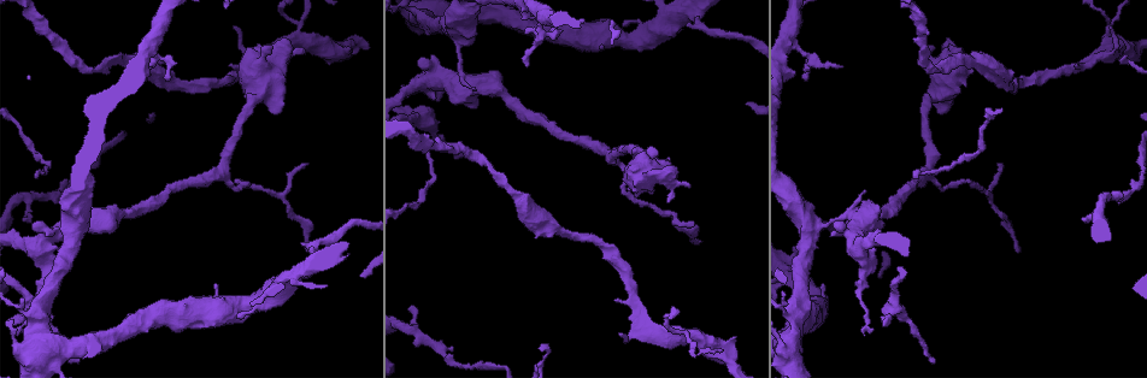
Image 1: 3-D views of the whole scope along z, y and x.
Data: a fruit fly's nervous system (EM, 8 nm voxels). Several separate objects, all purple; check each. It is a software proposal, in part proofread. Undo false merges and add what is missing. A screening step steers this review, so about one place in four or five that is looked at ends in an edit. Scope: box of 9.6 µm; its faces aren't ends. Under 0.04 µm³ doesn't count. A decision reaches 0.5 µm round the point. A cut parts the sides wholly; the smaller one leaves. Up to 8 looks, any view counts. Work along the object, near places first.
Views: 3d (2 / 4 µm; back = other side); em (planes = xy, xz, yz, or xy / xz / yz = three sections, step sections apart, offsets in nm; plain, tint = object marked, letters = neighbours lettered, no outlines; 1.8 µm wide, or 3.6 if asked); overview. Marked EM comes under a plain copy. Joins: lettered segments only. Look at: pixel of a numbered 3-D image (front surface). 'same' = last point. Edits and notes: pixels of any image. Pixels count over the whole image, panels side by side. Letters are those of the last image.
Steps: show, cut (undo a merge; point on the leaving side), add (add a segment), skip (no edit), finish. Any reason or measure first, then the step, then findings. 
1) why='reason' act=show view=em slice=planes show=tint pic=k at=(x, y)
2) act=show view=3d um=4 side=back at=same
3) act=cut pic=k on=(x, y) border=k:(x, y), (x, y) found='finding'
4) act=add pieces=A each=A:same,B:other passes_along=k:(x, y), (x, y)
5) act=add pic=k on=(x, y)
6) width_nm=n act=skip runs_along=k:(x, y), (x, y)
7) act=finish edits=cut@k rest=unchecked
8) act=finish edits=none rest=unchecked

why='stops while still wide' act=show view=em slice=planes show=letters pic=1 at=(668, 200)

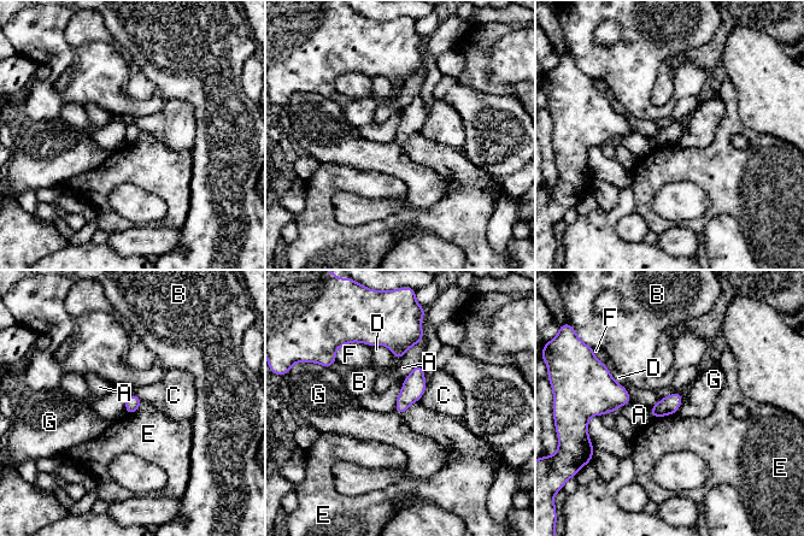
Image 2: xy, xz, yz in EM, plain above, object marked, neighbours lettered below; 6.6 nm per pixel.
act=skip each=A:other,B:other,C:other,D:other,E:other,F:other,G:other border=2:(684, 398), (680, 407), (674, 413) found='no lettered segment goes on from it'

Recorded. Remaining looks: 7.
why='abrupt turn' act=show view=em um=3.6 slice=planes show=letters pic=1 at=(849, 216)

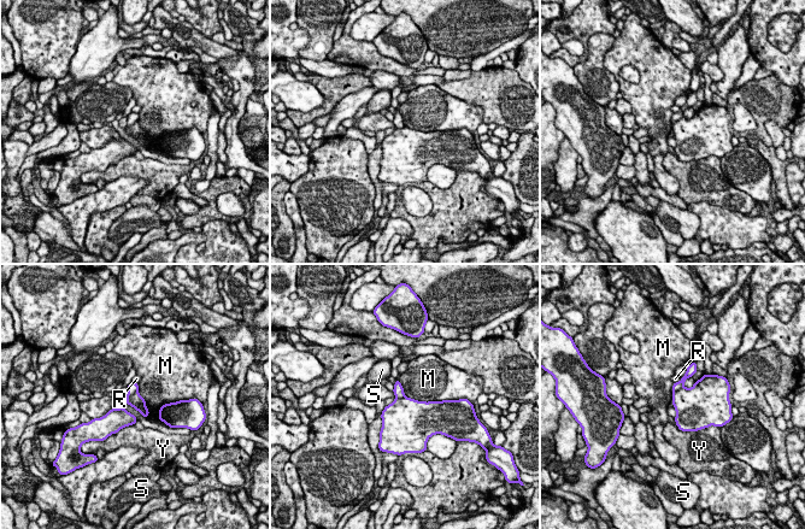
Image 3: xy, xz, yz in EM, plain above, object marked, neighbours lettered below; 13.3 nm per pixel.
act=cut pic=3 on=(689, 403) each=M:other,R:other,S:other,Y:other border=3:(682, 385), (673, 395) found='two neurons meet here'

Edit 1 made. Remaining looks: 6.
why='redraw' act=show view=overview

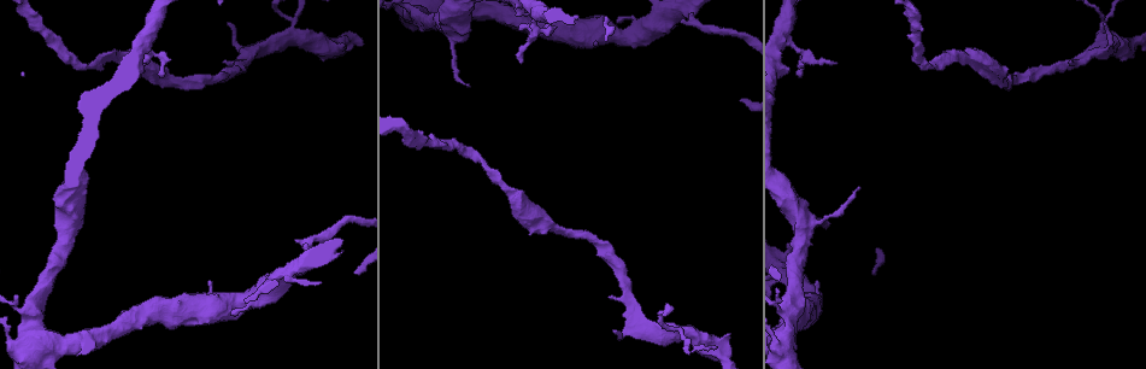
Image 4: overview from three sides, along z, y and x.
why='an open end' act=show view=3d um=2 pic=4 at=(801, 67)

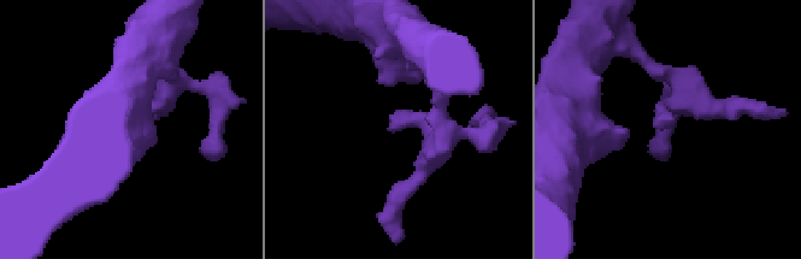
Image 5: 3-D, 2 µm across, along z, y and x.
act=show view=em slice=xz step=4 show=tint pic=5 at=(674, 124)

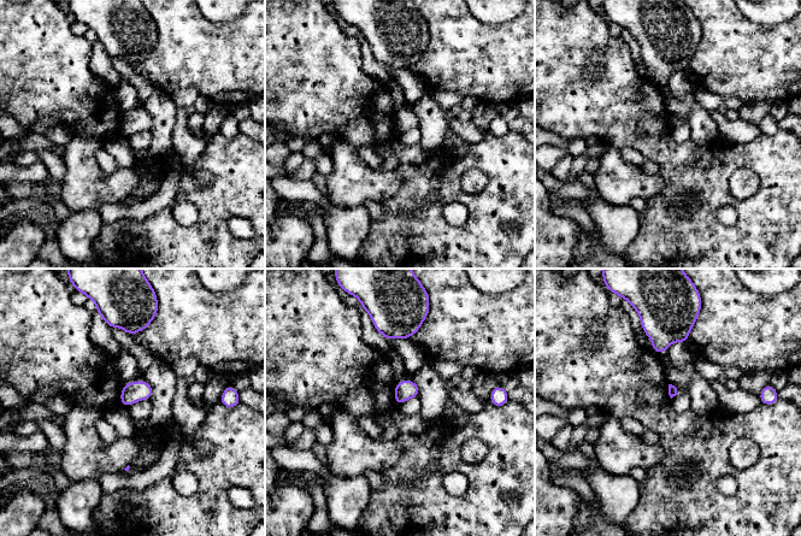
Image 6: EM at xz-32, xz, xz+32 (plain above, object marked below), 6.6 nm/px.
why='another direction' act=show view=em slice=planes show=letters at=same

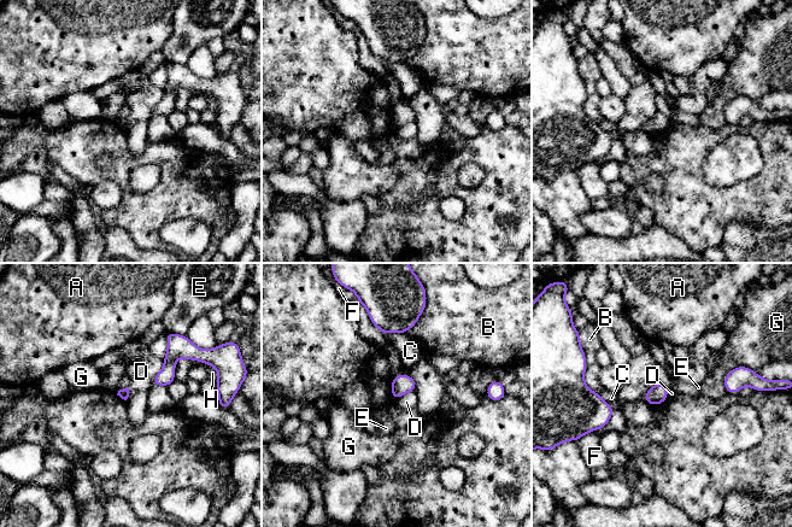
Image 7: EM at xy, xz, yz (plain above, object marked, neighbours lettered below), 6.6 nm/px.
longest_contact=G:220nm act=skip each=A:other,B:other,C:other,D:other,E:other,F:other,G:other,H:other found='no lettered segment goes on from it'

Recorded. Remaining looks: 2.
act=finish edits=cut@3 rest=unchecked

